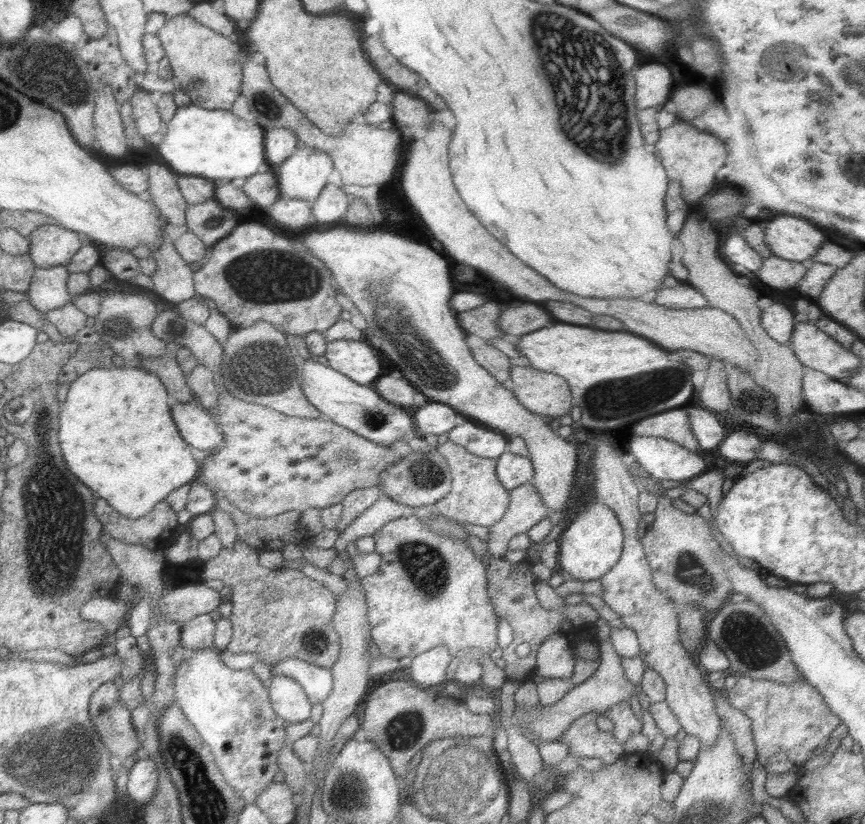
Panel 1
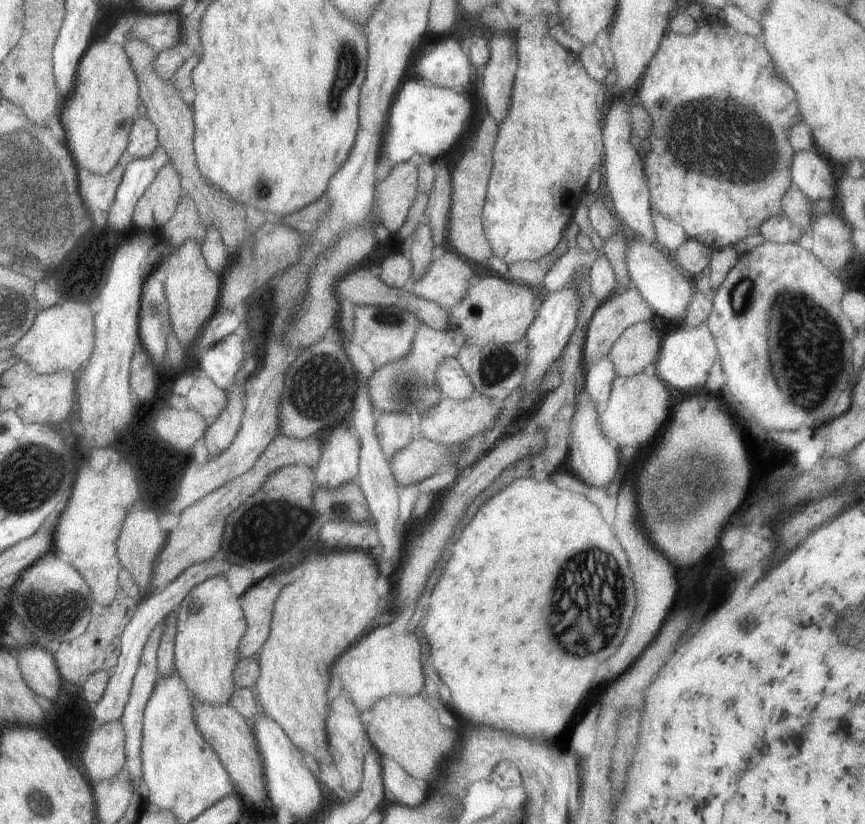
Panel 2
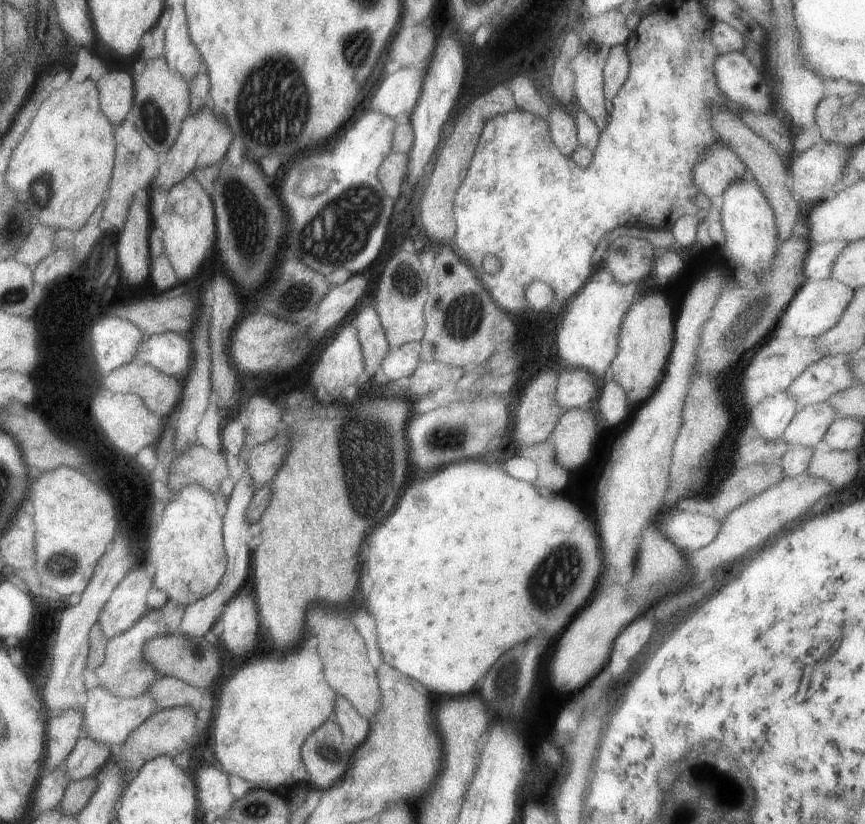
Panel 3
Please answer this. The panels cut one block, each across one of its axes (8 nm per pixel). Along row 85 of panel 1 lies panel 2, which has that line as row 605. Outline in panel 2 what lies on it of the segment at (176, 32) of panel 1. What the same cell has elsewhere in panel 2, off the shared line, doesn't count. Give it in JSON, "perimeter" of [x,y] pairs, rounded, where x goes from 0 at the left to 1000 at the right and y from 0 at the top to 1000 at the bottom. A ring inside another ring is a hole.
{"perimeter":[[[244,699],[223,711],[202,740],[202,816],[223,847],[237,854],[262,854],[272,840],[269,813],[276,796],[276,779],[286,765],[286,752],[260,699]]]}

